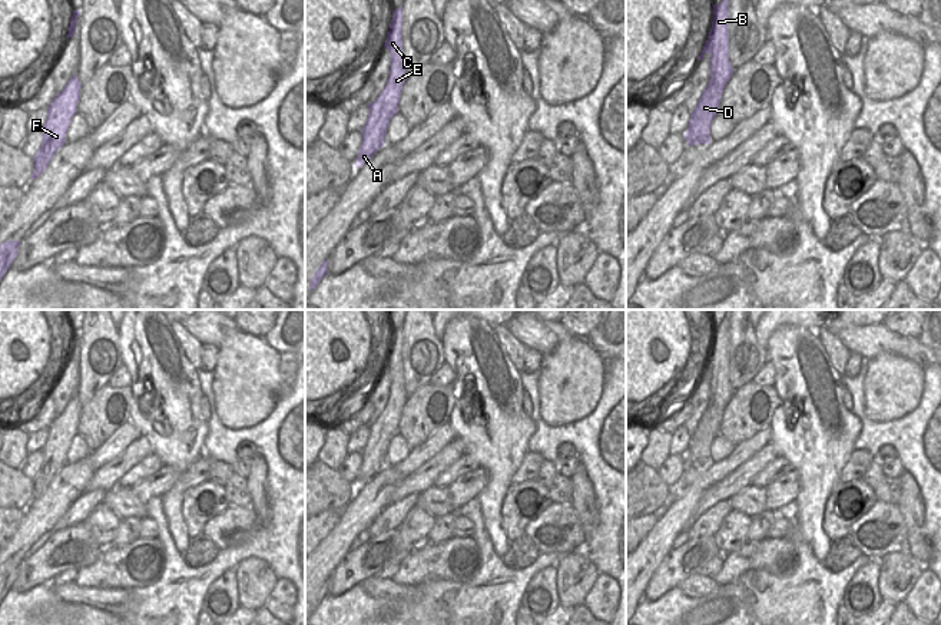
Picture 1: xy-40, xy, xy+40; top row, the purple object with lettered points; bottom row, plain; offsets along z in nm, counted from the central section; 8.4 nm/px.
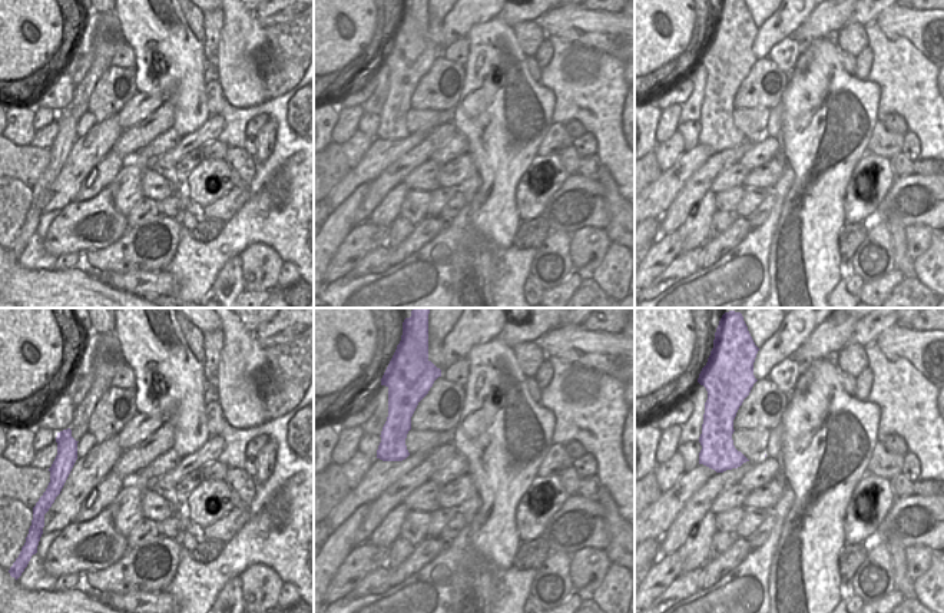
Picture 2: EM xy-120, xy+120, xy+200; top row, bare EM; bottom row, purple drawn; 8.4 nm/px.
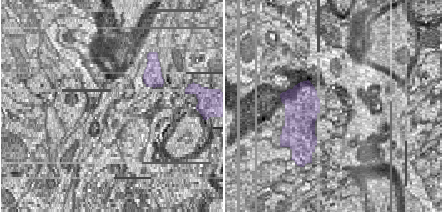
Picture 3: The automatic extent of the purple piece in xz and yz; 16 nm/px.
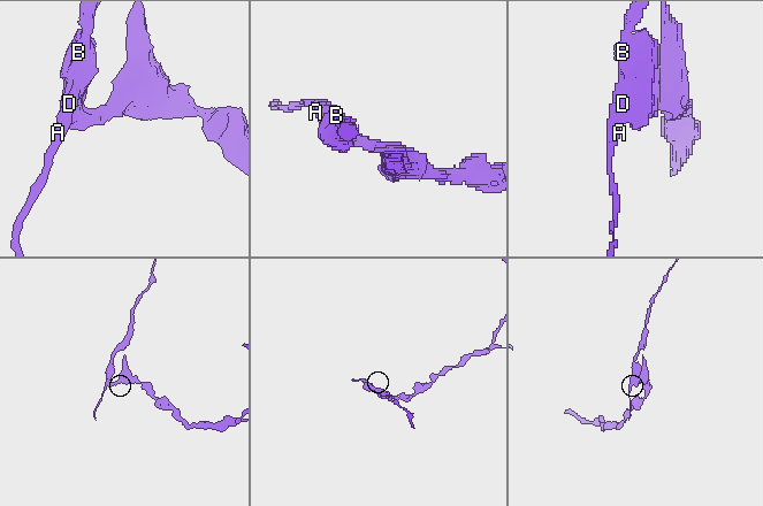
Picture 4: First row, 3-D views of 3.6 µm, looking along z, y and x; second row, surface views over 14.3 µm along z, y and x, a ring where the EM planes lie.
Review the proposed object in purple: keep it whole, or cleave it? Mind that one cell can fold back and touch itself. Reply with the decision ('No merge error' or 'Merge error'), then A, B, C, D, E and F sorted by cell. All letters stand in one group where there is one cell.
Merge error. Groups: A B C E F / D

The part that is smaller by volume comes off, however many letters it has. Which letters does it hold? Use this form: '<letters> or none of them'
A, B, C, E, F

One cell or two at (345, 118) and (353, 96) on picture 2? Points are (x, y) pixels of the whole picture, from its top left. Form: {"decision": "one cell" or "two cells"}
{"decision": "two cells"}

